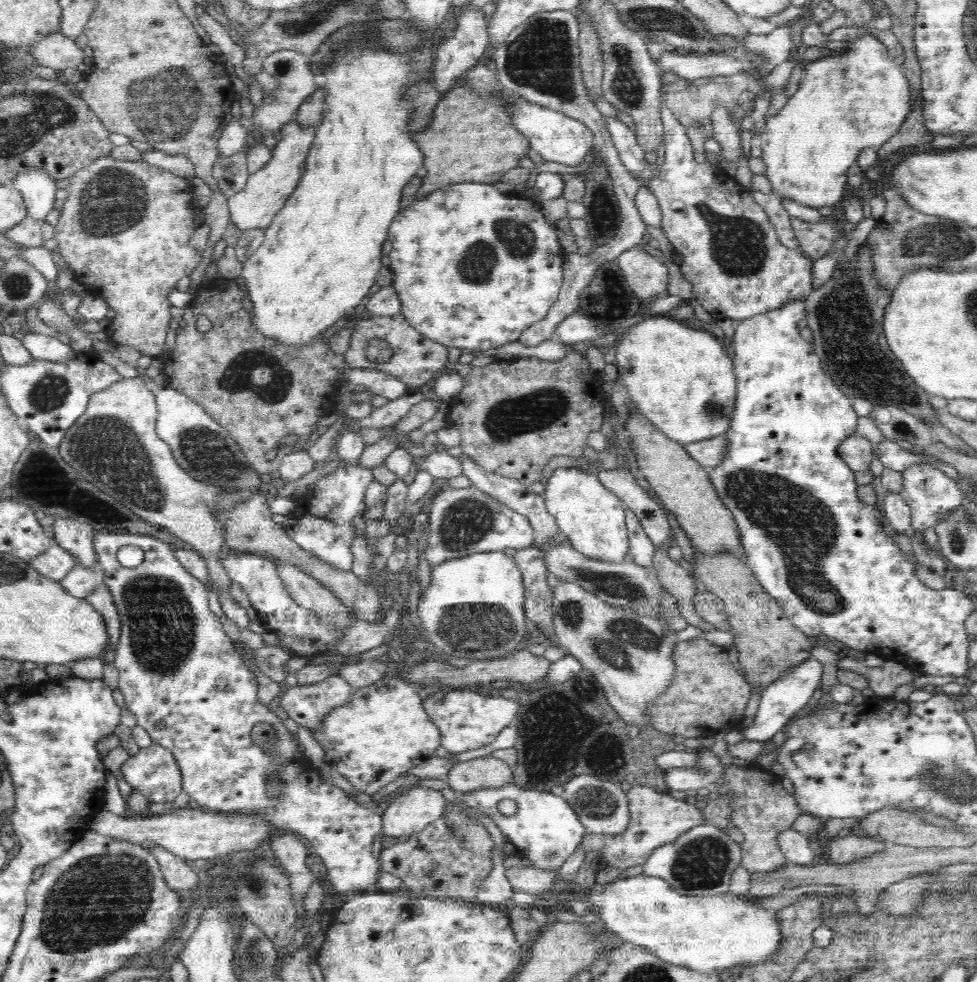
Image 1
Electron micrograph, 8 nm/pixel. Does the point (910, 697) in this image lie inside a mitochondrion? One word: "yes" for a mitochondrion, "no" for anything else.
no

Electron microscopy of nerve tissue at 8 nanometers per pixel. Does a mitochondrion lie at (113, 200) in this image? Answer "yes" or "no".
yes

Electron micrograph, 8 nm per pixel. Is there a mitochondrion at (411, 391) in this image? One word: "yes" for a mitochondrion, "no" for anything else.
no

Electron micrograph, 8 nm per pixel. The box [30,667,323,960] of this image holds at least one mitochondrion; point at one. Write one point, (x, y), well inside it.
(92, 904)

